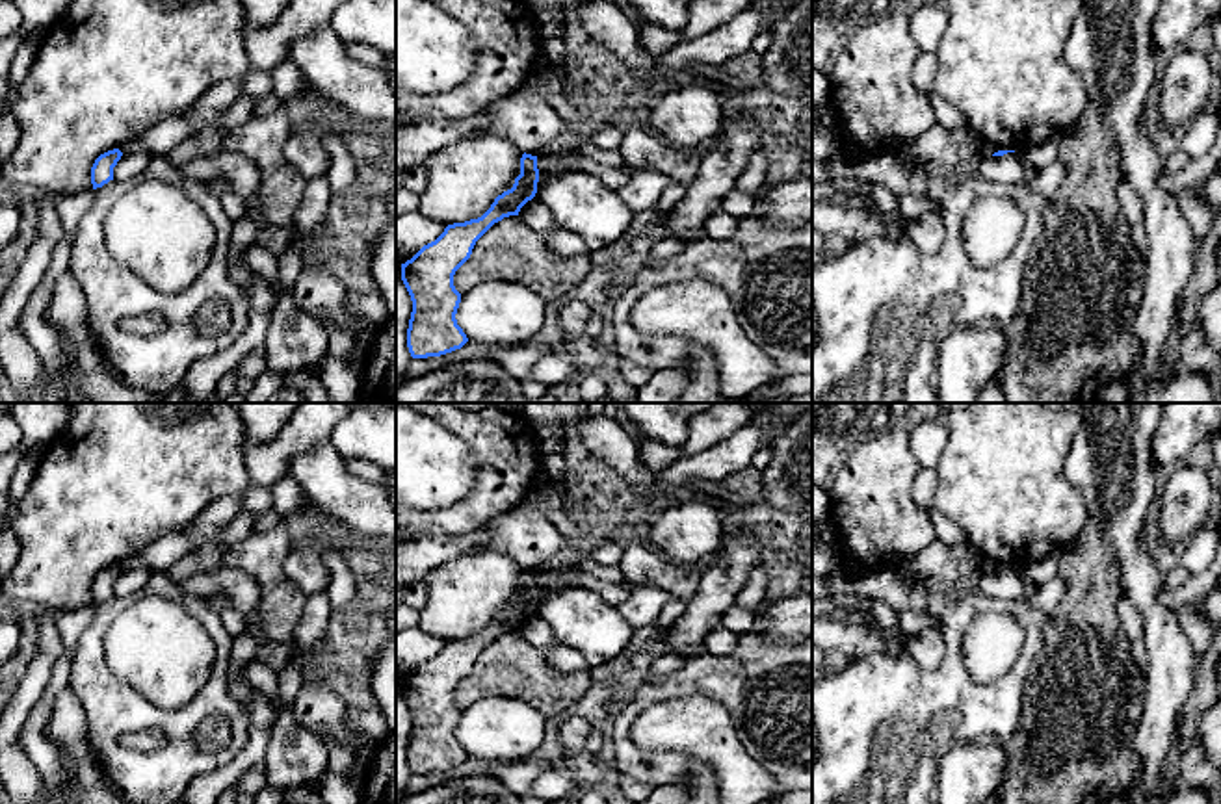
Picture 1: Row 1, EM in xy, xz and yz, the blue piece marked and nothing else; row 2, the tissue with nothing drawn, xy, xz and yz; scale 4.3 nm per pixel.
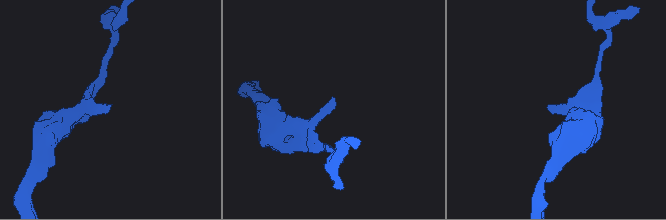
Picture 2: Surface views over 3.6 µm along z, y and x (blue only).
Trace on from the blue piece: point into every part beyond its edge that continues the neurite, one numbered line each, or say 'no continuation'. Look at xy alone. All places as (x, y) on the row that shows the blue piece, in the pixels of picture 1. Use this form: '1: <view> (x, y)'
no continuation

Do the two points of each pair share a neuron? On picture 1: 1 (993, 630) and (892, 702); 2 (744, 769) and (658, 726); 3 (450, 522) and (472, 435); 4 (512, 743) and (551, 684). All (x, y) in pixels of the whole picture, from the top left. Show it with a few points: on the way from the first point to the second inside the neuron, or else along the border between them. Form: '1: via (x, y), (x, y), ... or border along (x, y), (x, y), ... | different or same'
1: border along (982, 615), (961, 643), (961, 663), (976, 684) | different
2: via (723, 751), (699, 726), (679, 726) | same
3: via (472, 505), (487, 491), (487, 457) | same
4: border along (491, 697), (525, 699), (547, 719) | different

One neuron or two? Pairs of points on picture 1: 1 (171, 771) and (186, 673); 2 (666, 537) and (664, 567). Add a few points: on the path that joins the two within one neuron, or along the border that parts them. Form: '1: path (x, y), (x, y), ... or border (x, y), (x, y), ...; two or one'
1: border (210, 673), (179, 706), (155, 706), (140, 693); two
2: border (653, 546), (671, 559), (697, 565); two

